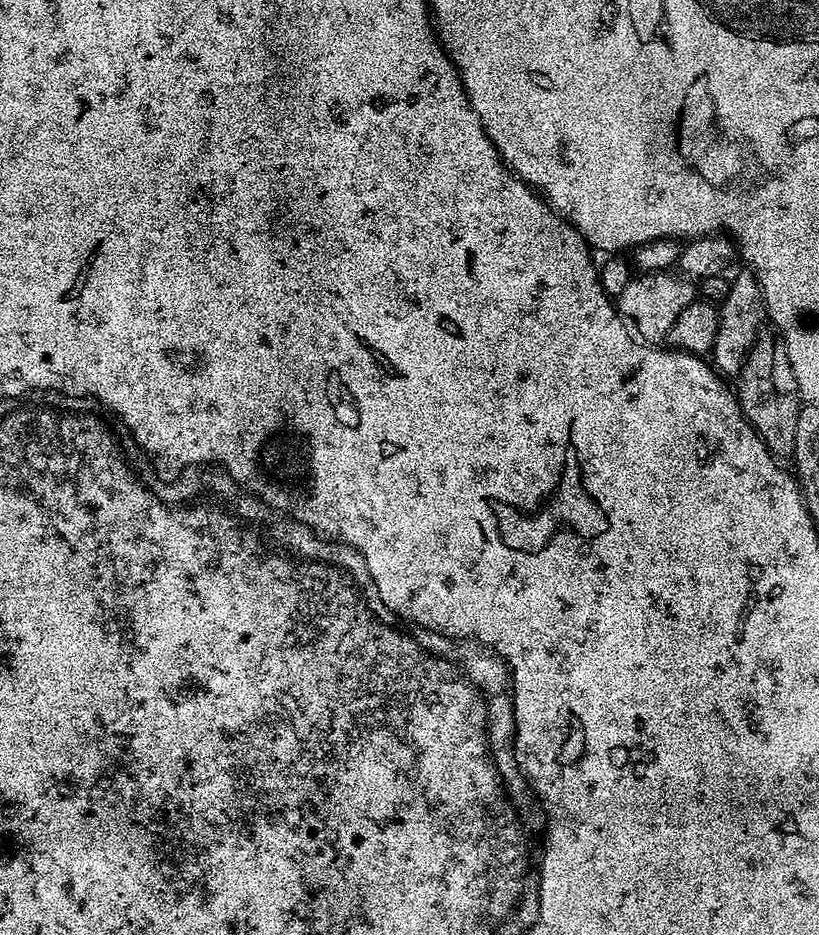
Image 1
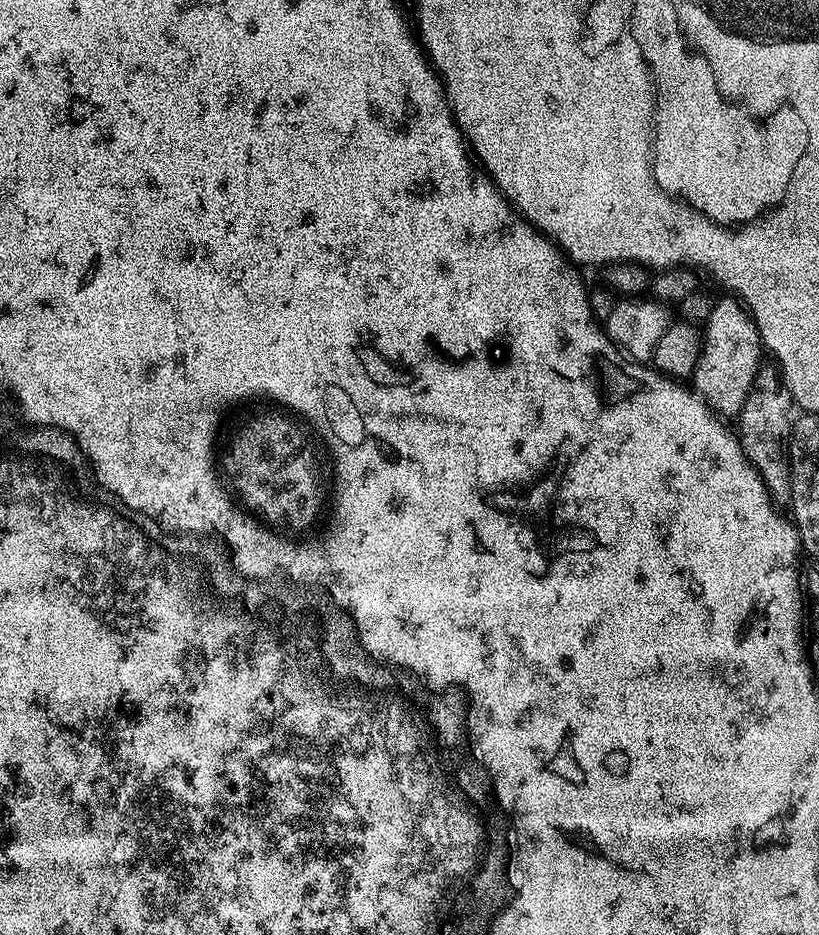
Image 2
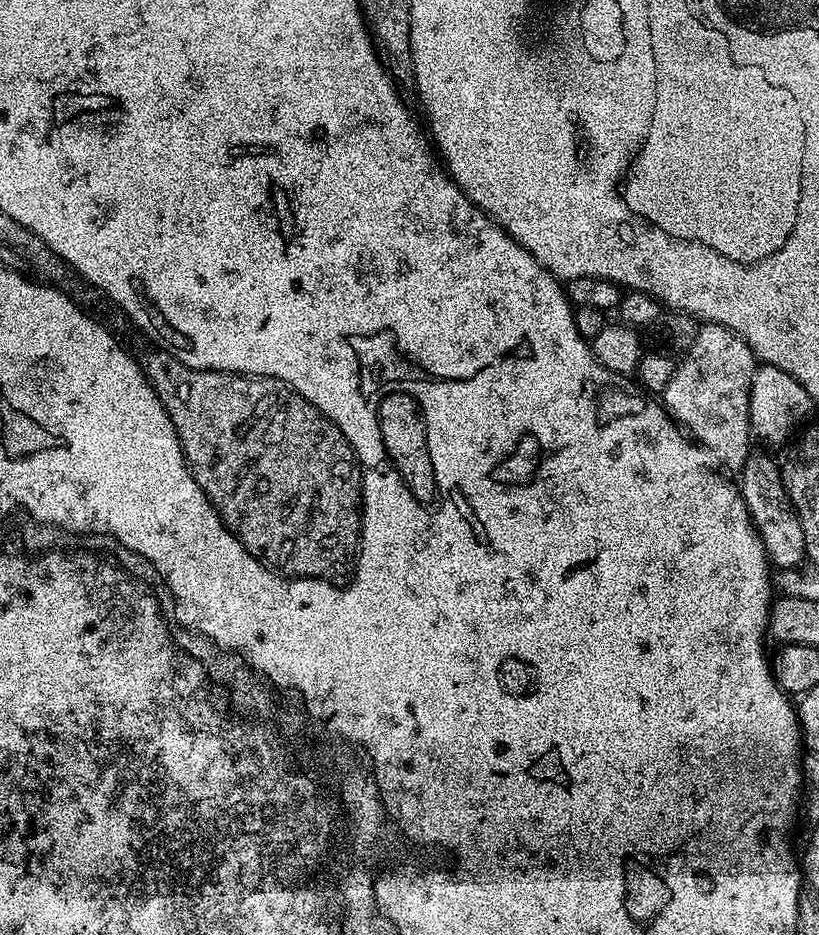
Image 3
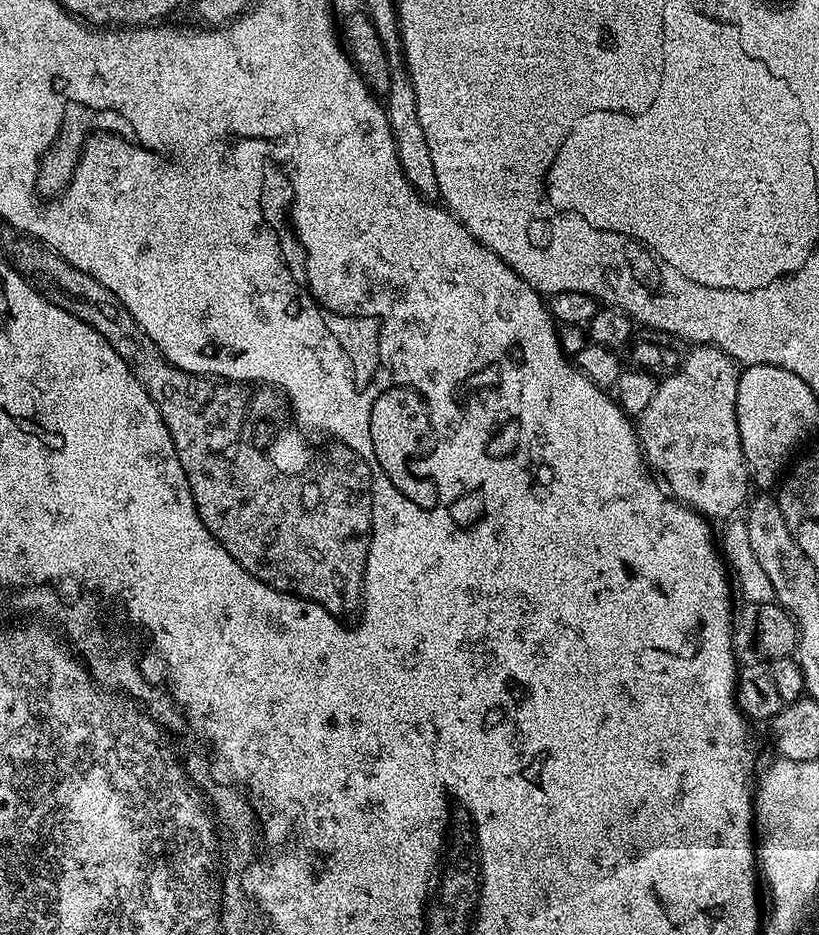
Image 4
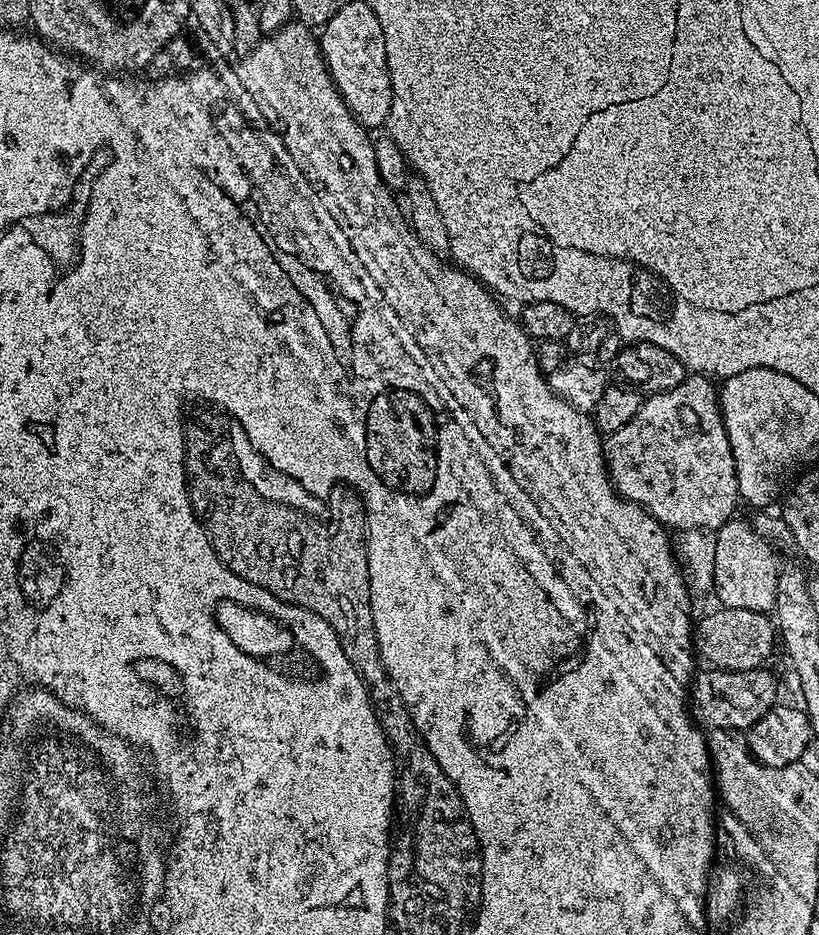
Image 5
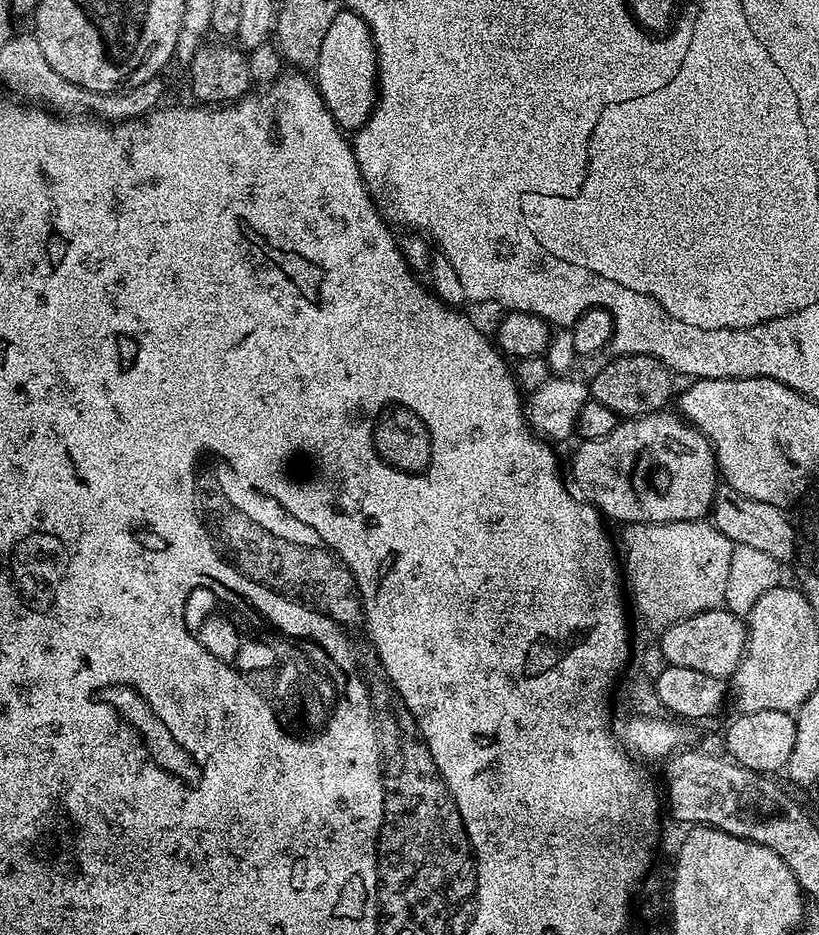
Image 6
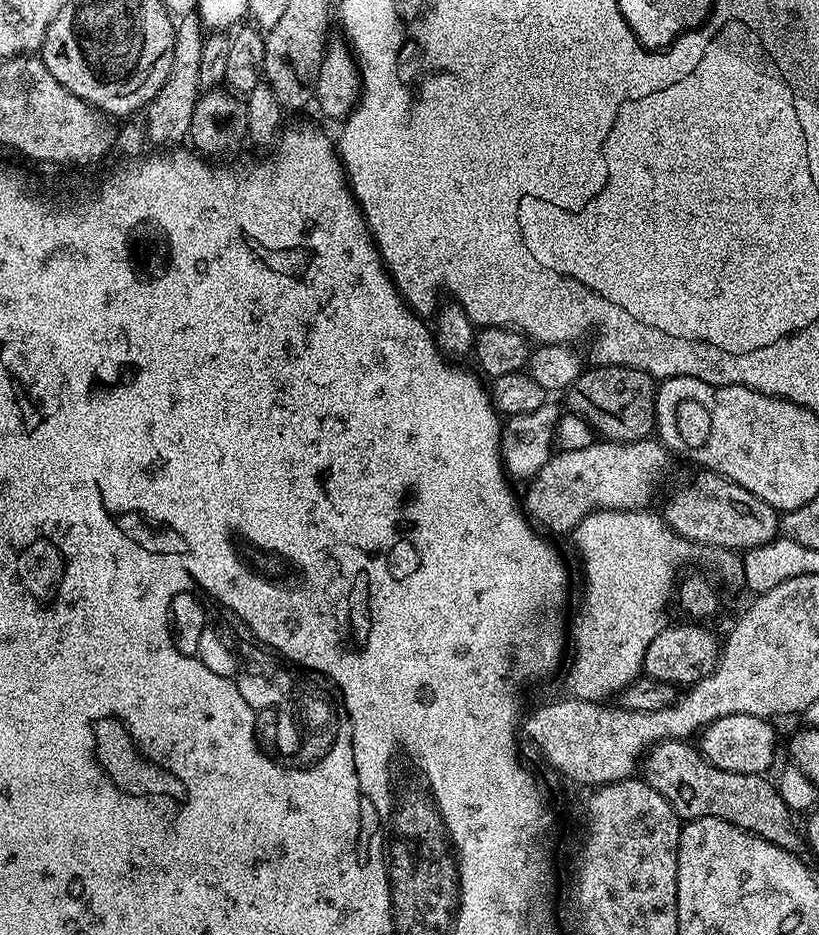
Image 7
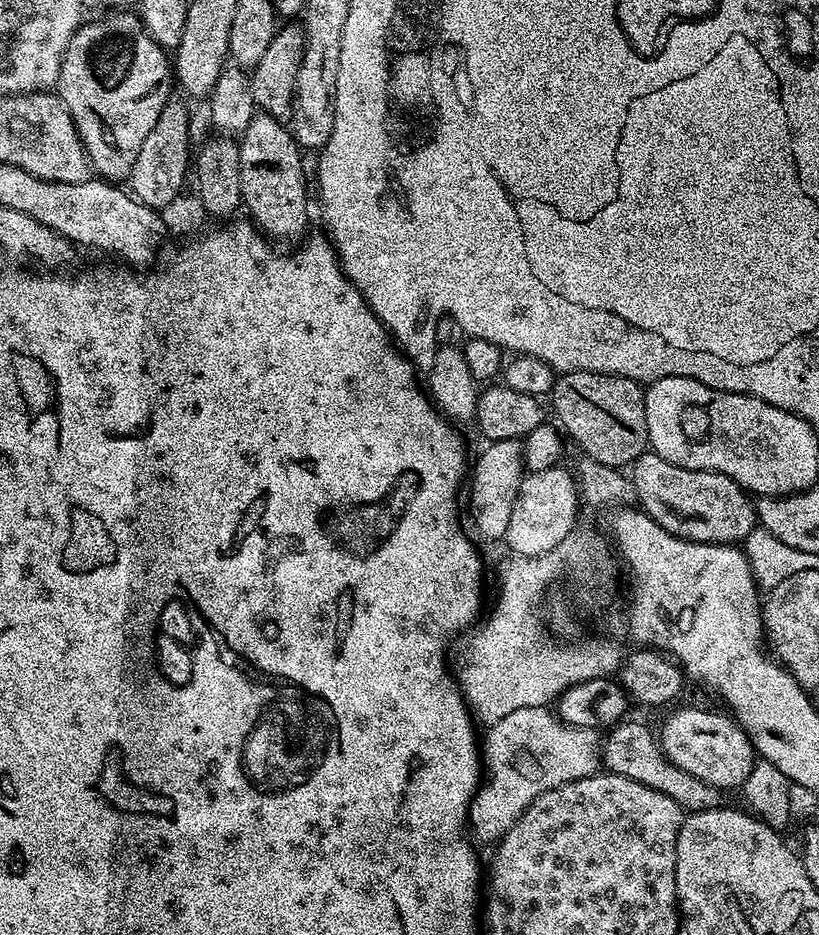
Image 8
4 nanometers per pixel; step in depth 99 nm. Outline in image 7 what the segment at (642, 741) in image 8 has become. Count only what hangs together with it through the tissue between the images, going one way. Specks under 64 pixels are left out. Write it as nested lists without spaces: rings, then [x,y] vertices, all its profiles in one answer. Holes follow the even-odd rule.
[[[663,740],[648,749],[642,760],[642,779],[676,811],[681,821],[698,818],[722,818],[742,830],[752,832],[771,844],[789,850],[799,849],[802,836],[792,825],[794,813],[782,800],[777,785],[764,780],[763,775],[734,774],[730,770],[718,770],[709,760],[700,755],[691,743],[682,740]]]

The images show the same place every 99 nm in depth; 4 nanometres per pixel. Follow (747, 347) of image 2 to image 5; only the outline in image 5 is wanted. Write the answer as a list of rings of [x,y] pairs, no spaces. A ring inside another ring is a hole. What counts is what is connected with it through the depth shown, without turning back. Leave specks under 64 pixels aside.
[[[692,374],[674,386],[674,390],[651,393],[634,418],[604,440],[604,459],[617,494],[645,508],[669,530],[678,528],[681,533],[717,530],[737,515],[736,504],[739,505],[741,499],[734,454],[720,413],[718,388],[709,377]]]

